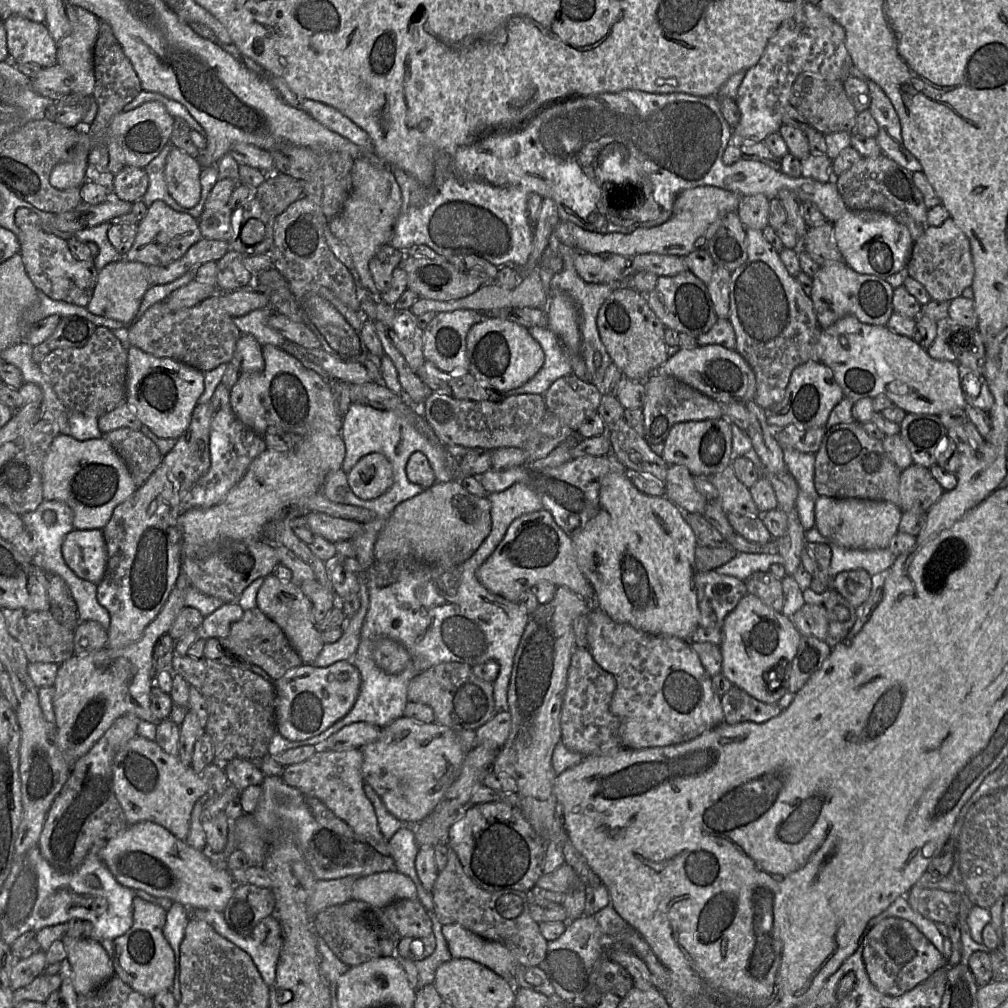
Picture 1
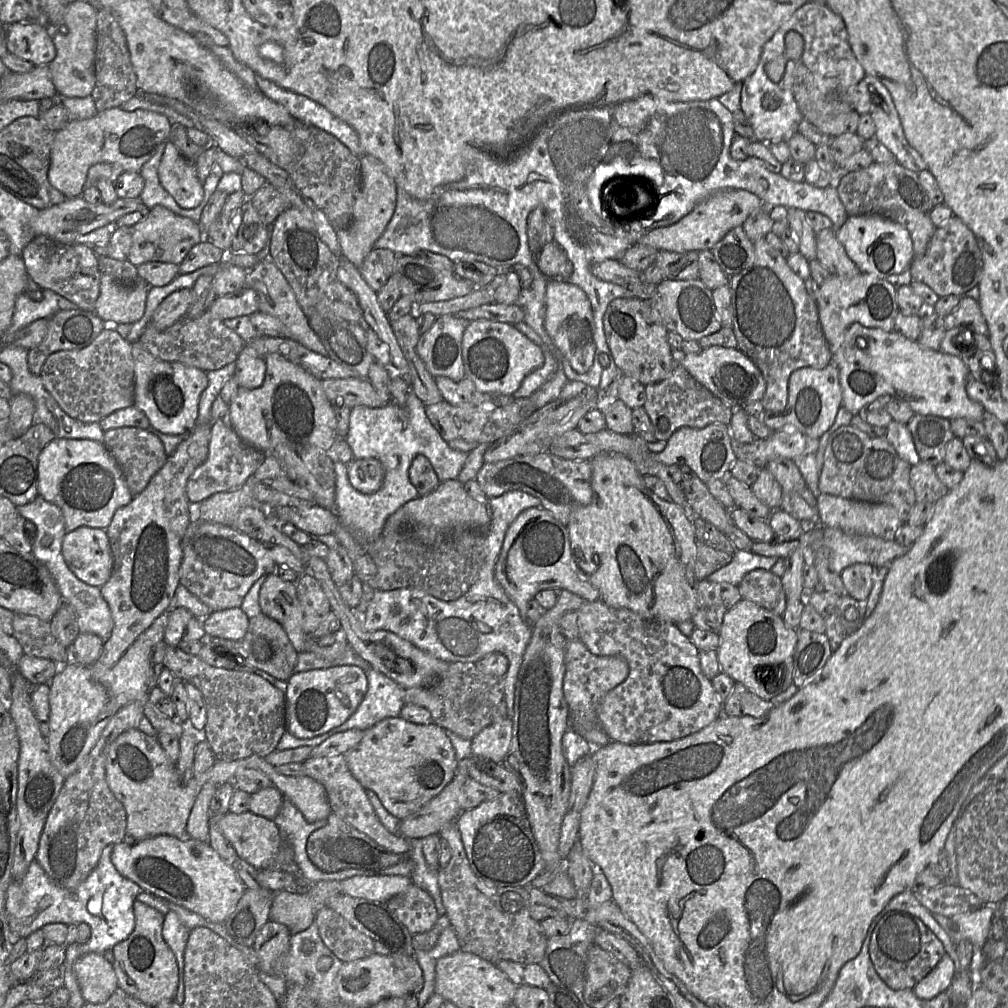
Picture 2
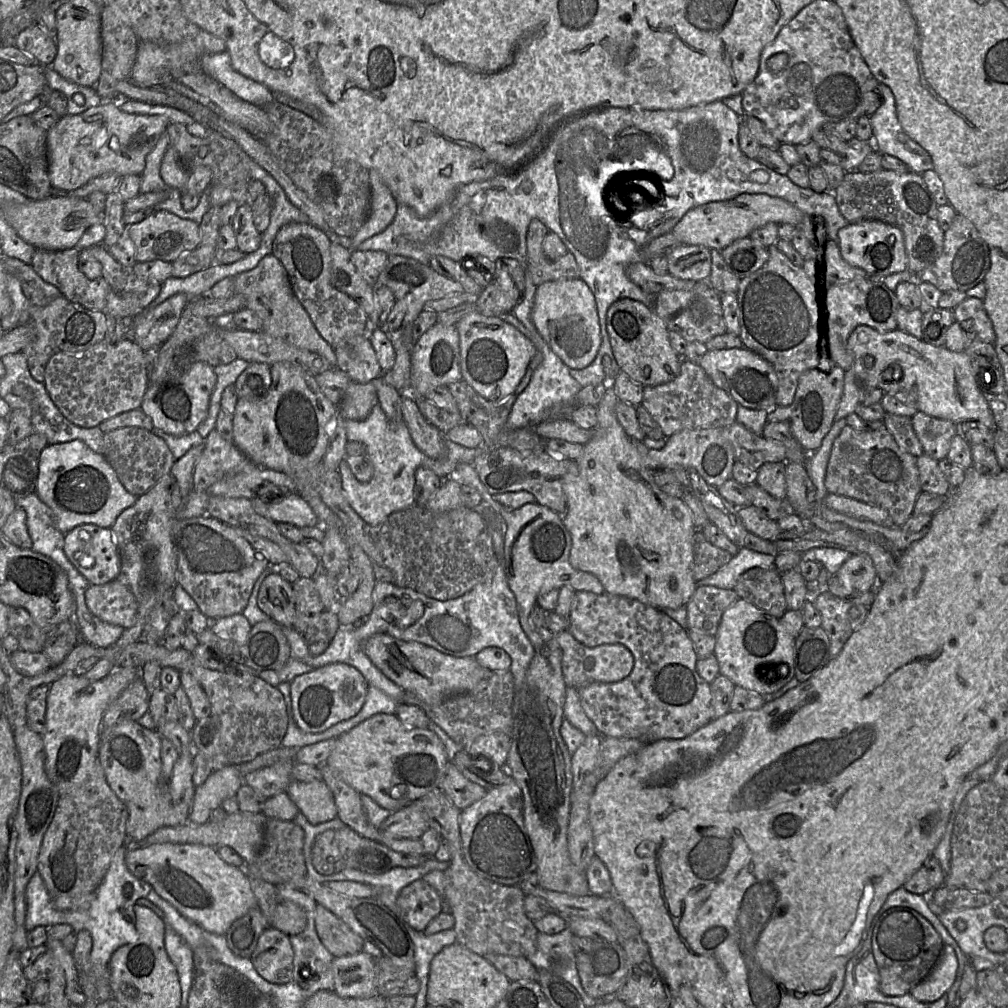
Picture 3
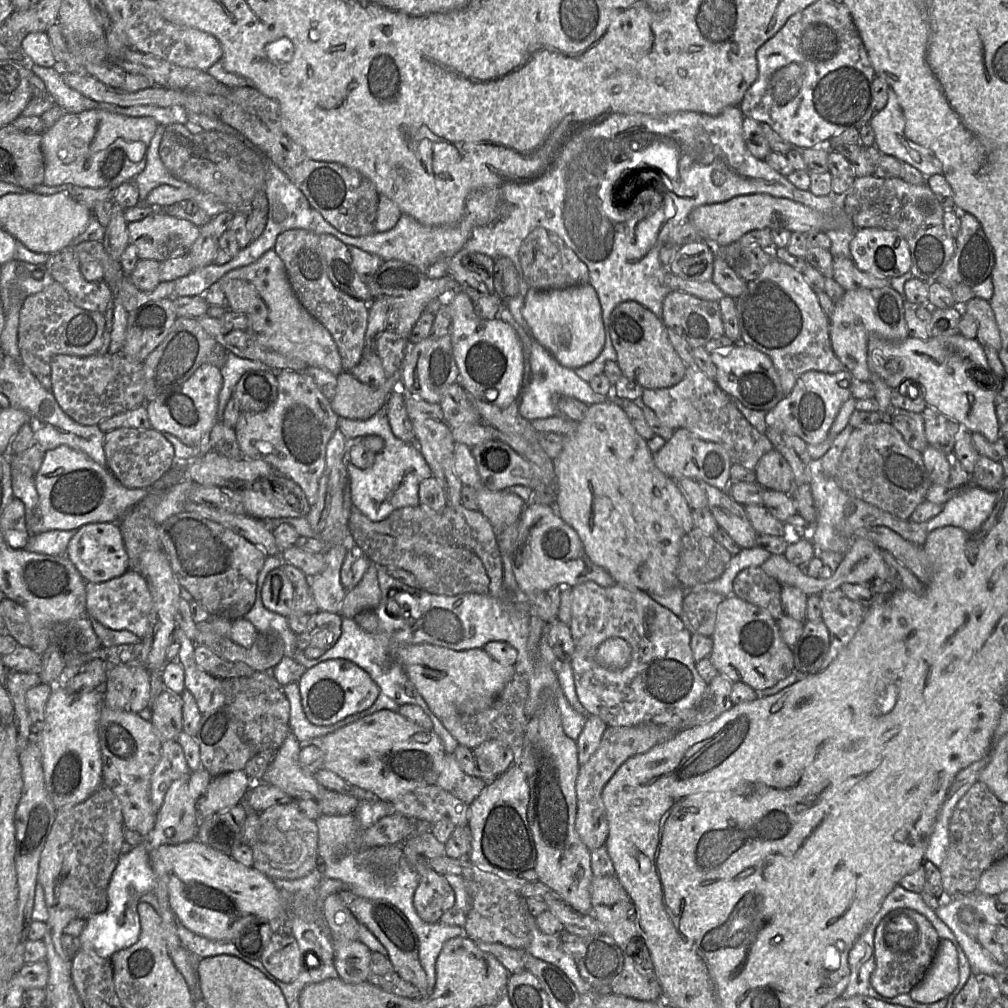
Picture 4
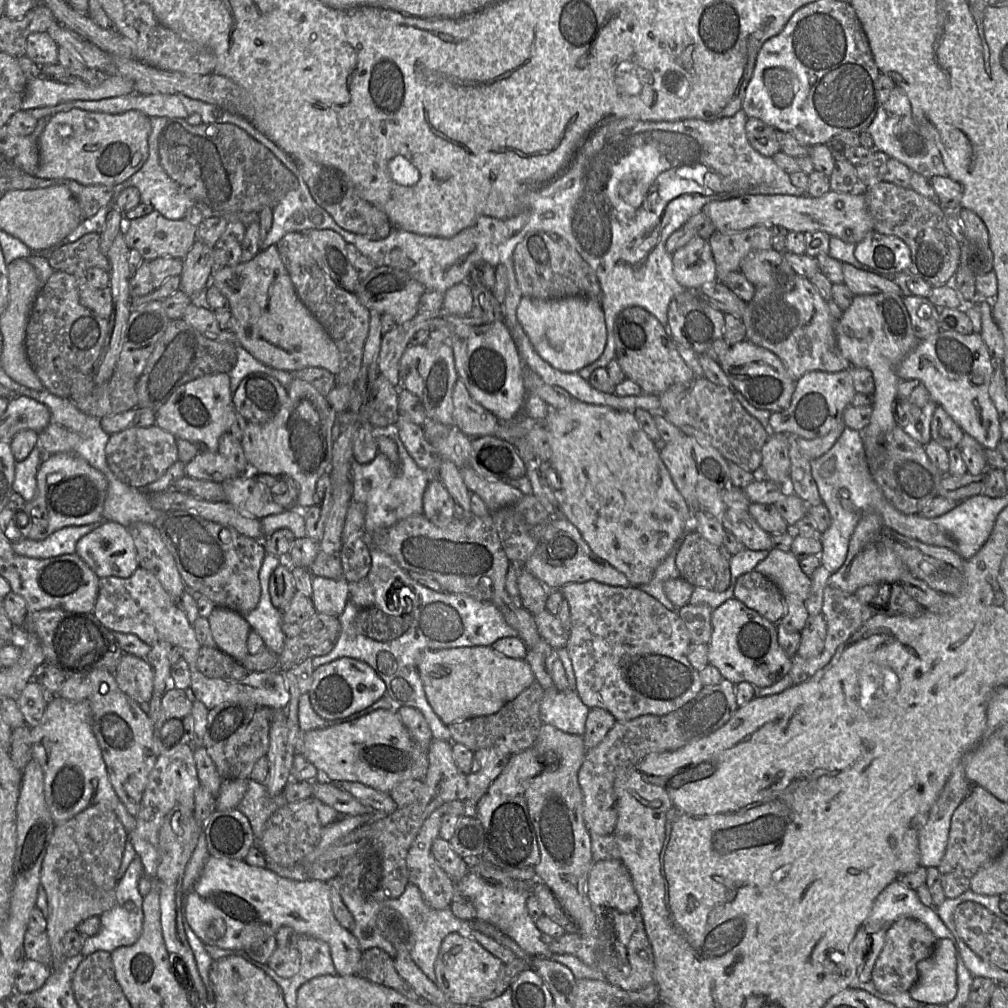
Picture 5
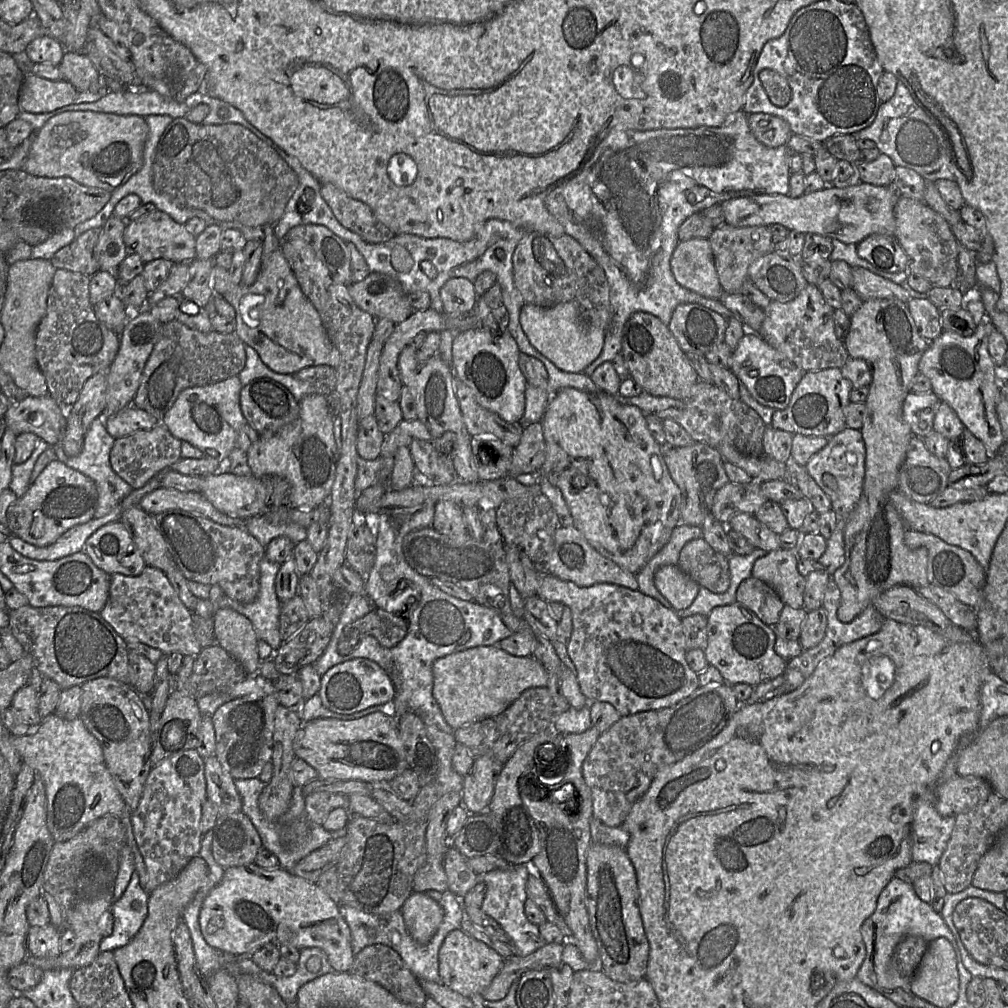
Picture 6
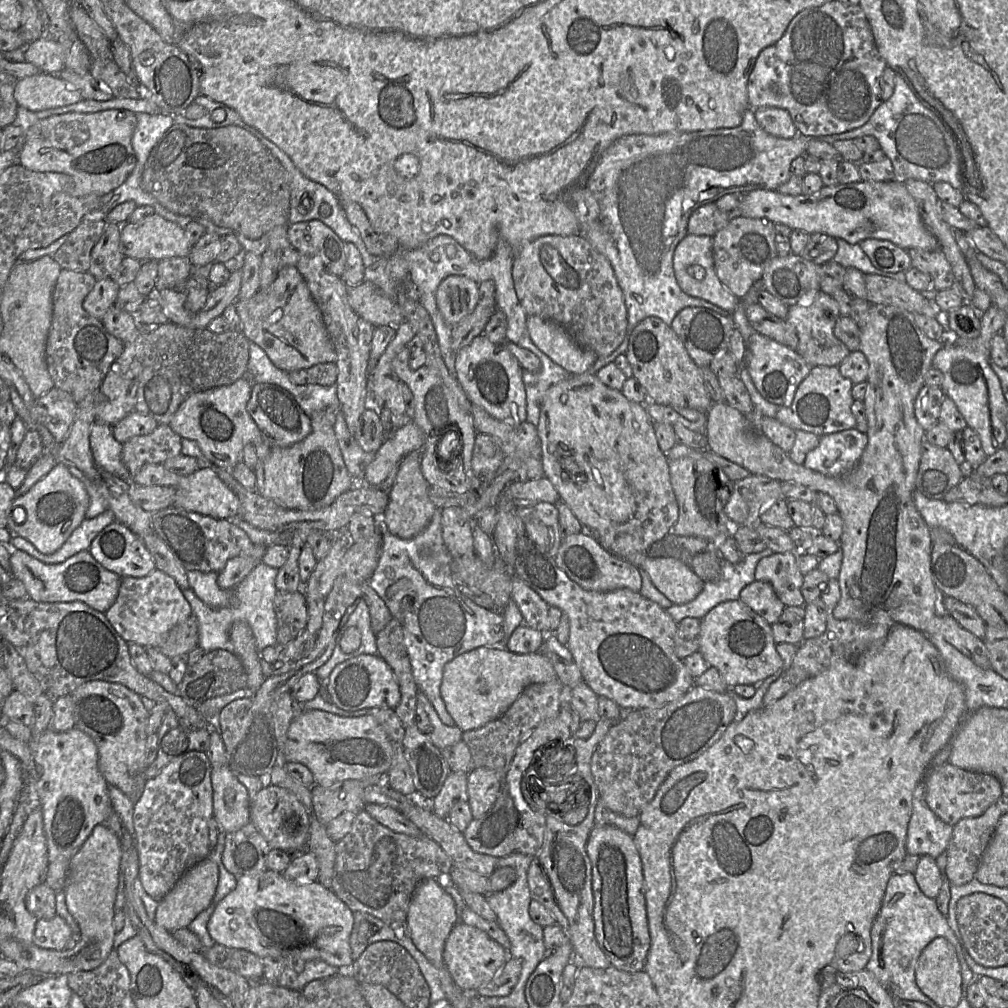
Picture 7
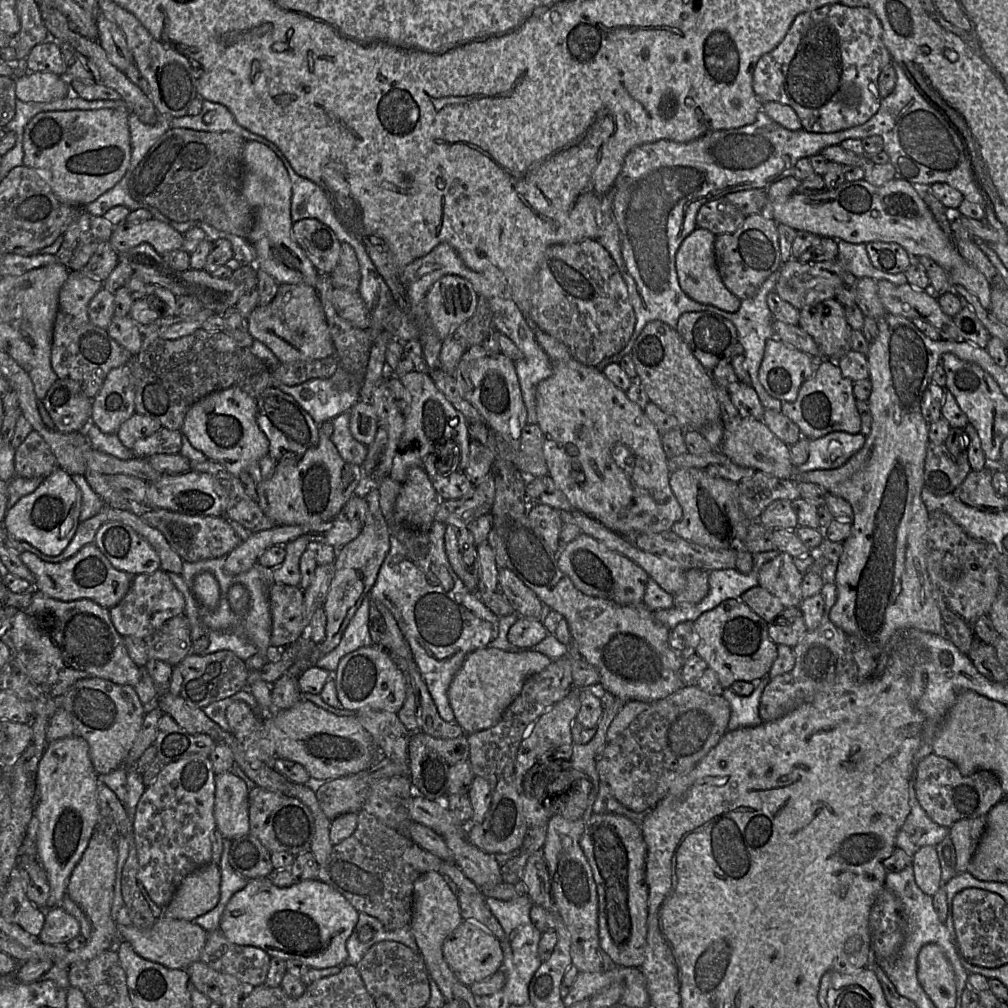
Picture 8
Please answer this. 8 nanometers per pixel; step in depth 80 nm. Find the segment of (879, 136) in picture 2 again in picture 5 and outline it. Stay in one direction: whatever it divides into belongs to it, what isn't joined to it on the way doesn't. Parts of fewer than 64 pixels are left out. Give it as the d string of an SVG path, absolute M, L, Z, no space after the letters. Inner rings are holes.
M895 86L892 89L888 101L879 106L875 118L865 131L874 141L874 150L900 161L912 172L921 174L927 179L934 176L948 176L939 147L935 141L926 138L921 132L913 117L911 104L900 87Z

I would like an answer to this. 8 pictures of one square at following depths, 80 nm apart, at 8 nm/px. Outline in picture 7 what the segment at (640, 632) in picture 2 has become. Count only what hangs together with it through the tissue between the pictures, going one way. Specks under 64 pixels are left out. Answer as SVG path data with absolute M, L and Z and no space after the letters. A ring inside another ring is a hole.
M526 534L519 538L515 547L513 574L523 580L526 585L535 591L549 606L559 608L568 616L569 640L567 647L572 654L573 661L581 671L584 683L586 683L599 697L605 696L612 699L620 708L622 708L622 710L626 711L642 708L657 708L681 697L695 684L695 679L689 673L683 660L675 654L674 643L678 623L672 619L665 609L660 607L657 603L643 597L640 592L634 592L628 588L617 589L609 592L597 592L583 589L576 582L572 581L567 574L557 566L553 556L550 556L545 552L545 550L541 550L531 539L527 537Z

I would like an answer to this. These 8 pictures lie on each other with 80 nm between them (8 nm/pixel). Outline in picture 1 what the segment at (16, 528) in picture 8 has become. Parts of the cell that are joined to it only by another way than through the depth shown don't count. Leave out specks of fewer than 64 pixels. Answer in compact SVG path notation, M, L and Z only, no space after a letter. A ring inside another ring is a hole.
M58 434L43 461L43 497L45 500L64 502L71 508L75 530L103 529L115 507L128 499L137 488L126 464L105 437L81 441Z

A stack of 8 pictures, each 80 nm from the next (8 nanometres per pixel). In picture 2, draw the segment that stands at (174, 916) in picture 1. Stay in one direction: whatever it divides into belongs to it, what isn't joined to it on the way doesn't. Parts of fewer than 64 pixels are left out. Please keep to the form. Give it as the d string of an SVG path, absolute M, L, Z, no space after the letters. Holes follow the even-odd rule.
M170 910L164 915L162 936L174 953L178 965L179 982L175 1000L179 1004L183 1004L185 998L184 951L188 941L189 932L190 930L174 911Z

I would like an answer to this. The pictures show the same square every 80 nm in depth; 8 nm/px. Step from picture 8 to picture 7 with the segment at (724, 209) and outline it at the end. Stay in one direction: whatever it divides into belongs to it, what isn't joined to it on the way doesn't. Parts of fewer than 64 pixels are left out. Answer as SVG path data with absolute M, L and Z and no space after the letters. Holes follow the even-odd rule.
M709 203L696 209L689 217L687 234L713 237L730 222L728 214L722 212L717 205Z

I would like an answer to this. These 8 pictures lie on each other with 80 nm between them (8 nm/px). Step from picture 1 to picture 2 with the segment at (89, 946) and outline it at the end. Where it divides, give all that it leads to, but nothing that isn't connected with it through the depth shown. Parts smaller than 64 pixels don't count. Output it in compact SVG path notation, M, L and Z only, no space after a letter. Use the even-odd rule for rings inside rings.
M85 954L73 963L72 970L86 1002L104 1003L118 987L113 965L104 954Z

